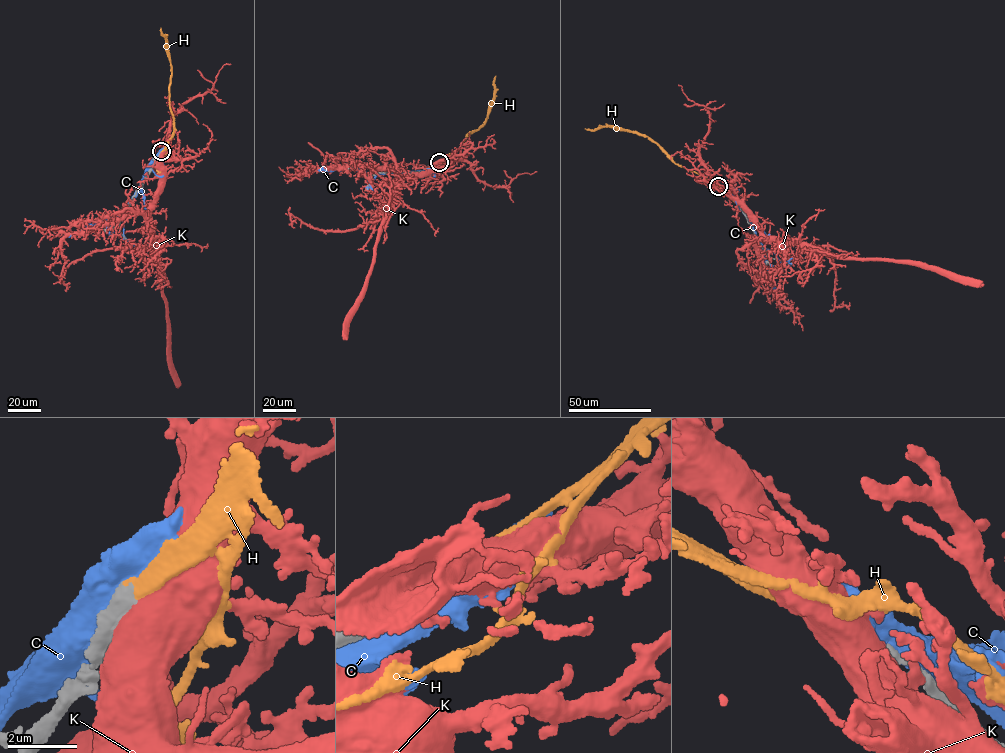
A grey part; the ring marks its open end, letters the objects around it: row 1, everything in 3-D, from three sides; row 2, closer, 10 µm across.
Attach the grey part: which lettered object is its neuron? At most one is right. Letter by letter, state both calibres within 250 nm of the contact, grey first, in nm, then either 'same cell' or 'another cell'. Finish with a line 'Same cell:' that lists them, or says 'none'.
C: calibres 750 and 750 nm; another cell
H: calibres 600 and 340 nm; same cell
K: calibres 750 and 750 nm; another cell
Same cell: H

